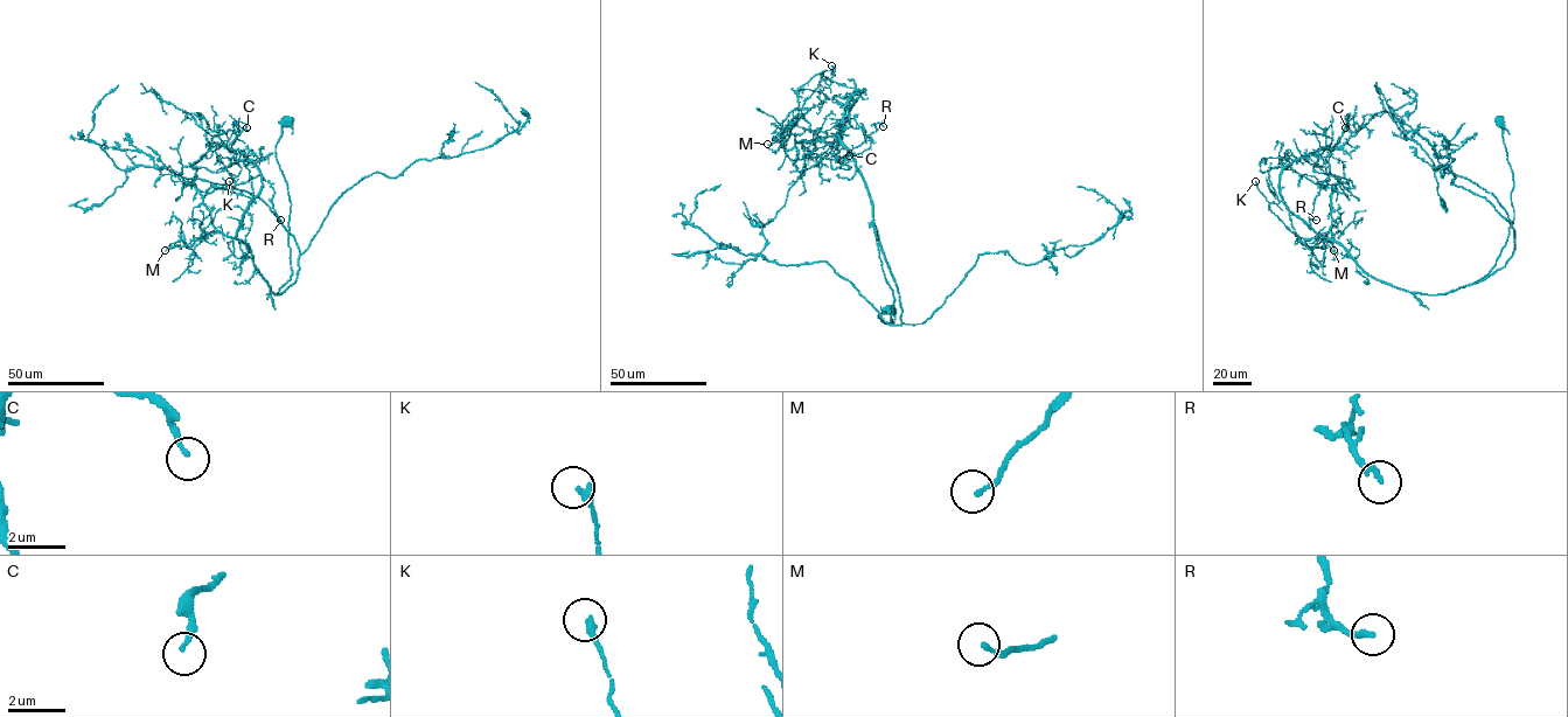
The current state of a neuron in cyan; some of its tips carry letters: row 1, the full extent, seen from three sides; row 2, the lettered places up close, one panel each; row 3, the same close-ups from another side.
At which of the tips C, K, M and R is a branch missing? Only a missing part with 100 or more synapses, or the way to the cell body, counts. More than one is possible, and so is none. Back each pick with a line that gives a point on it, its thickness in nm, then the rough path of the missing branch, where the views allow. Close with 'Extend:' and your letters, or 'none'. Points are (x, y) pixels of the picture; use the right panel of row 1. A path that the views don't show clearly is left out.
Extend: none

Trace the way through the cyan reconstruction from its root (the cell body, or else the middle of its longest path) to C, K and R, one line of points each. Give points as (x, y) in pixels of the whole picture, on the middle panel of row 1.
C: (891, 312), (878, 317), (893, 324), (893, 296), (840, 136), (864, 90), (834, 145), (849, 155)
K: (891, 312), (878, 317), (893, 324), (894, 298), (865, 182), (854, 157), (801, 115), (831, 65)
R: (891, 312), (878, 317), (893, 324), (894, 298), (854, 157), (838, 143), (802, 144), (837, 159), (883, 126)

